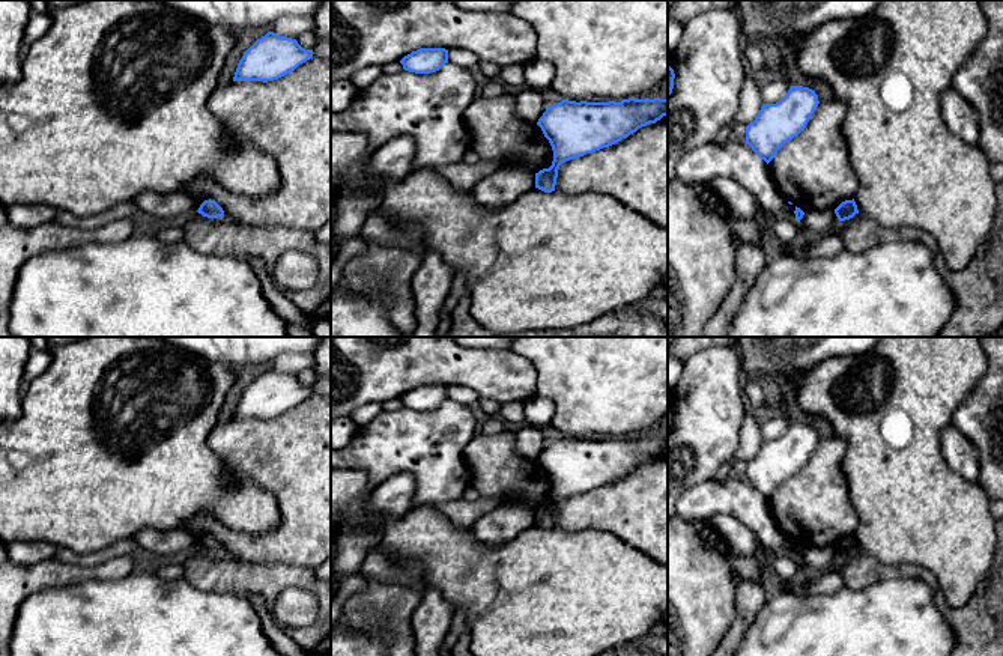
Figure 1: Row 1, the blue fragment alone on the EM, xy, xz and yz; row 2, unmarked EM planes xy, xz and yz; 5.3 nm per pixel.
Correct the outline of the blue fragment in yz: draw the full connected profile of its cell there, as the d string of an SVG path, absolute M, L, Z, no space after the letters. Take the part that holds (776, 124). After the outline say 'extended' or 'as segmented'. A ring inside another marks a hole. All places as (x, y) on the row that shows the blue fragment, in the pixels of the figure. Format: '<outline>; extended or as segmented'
M791 86L776 104L762 104L758 116L746 126L746 143L767 164L777 150L797 137L818 107L815 90Z; as segmented

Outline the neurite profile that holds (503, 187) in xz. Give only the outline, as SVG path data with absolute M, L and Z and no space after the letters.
M514 166L480 179L474 188L474 194L478 205L498 209L534 188L535 173L528 167Z

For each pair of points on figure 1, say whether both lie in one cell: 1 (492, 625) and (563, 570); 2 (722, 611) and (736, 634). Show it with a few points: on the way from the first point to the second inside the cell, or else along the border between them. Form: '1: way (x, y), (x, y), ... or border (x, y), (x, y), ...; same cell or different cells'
1: way (510, 622), (545, 589); same cell
2: border (737, 589), (736, 617), (721, 640); different cells

